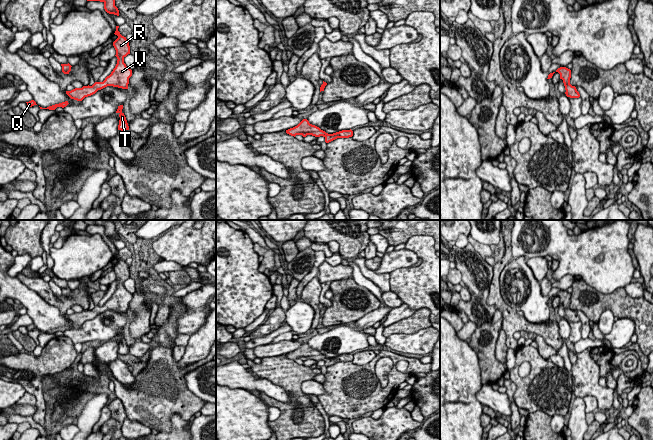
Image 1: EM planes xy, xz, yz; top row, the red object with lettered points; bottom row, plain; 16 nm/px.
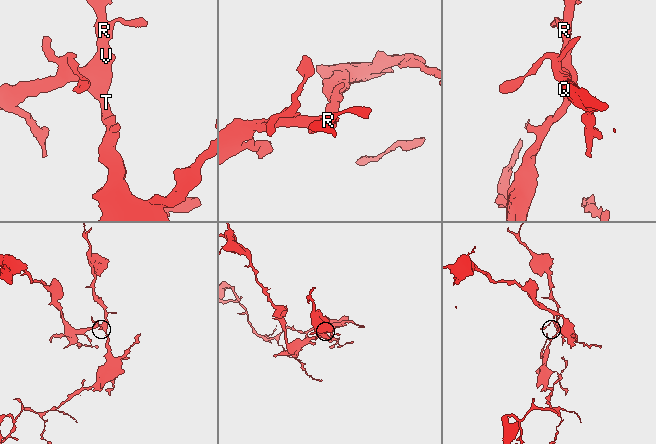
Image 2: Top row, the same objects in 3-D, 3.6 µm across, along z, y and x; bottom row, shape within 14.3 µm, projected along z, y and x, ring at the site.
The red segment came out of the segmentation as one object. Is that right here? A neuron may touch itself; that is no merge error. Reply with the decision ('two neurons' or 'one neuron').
one neuron

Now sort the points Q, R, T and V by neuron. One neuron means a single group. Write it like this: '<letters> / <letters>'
Q R T V

